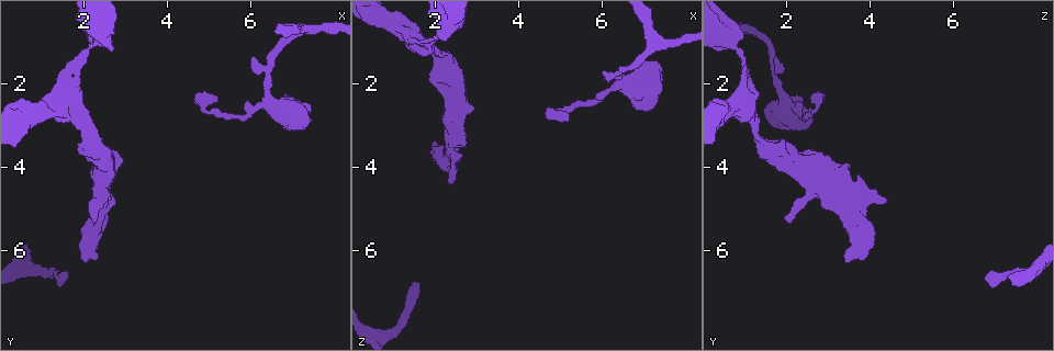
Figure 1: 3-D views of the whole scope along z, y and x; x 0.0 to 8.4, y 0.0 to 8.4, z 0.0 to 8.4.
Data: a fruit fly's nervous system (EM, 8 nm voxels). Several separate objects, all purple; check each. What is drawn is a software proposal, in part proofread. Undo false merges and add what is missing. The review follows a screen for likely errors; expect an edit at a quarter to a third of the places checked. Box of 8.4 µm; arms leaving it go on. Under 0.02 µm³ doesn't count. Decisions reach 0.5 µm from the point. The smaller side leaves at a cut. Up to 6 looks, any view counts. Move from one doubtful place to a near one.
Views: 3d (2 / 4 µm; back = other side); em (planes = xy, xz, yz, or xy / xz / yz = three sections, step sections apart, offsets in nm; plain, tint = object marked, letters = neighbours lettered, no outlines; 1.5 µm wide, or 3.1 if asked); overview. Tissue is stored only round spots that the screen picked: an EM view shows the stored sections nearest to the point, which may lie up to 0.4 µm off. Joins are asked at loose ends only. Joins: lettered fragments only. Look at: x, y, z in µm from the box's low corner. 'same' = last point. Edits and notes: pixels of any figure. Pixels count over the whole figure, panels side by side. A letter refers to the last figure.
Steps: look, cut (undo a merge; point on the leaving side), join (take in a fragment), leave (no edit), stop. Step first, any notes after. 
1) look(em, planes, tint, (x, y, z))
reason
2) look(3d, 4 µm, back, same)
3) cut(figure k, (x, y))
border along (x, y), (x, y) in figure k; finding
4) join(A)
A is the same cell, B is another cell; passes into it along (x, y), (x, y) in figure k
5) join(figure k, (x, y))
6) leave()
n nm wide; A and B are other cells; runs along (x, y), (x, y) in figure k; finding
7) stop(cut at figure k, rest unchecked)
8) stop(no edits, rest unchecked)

look(em, yz, step 8, tint, (5.15, 2.30, 2.90))
branch stops here

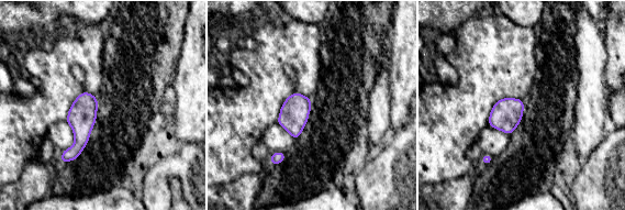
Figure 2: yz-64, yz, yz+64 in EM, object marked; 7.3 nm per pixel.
look(em, planes, tint, same)
another direction

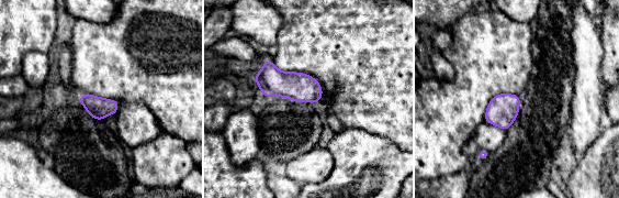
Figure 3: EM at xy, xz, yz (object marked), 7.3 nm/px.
look(em, planes, letters, same)
see the neighbours

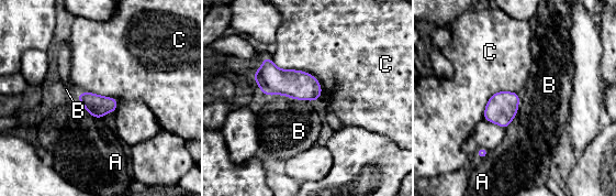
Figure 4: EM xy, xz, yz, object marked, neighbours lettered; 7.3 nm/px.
leave()
130 nm wide; A, B and C are other cells; border along (269, 56), (310, 73), (322, 97) in figure 4; none of them fits

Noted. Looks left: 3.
look(em, planes, tint, (7.15, 0.75, 1.10))
branch point

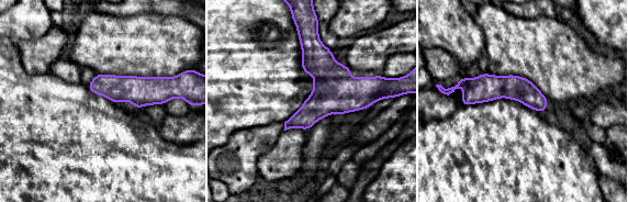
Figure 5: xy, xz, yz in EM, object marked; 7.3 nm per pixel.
look(em, planes, letters, same)

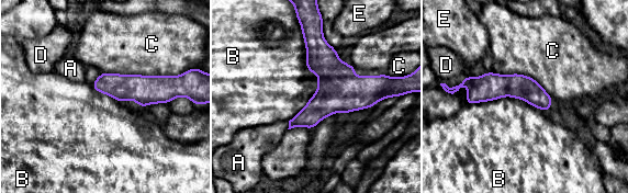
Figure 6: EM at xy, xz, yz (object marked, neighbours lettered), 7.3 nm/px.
leave()
A, B, C, D and E are other cells; runs along (464, 81), (524, 87), (548, 105) in figure 6; one neuron here

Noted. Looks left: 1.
stop(no edits, rest unchecked)

